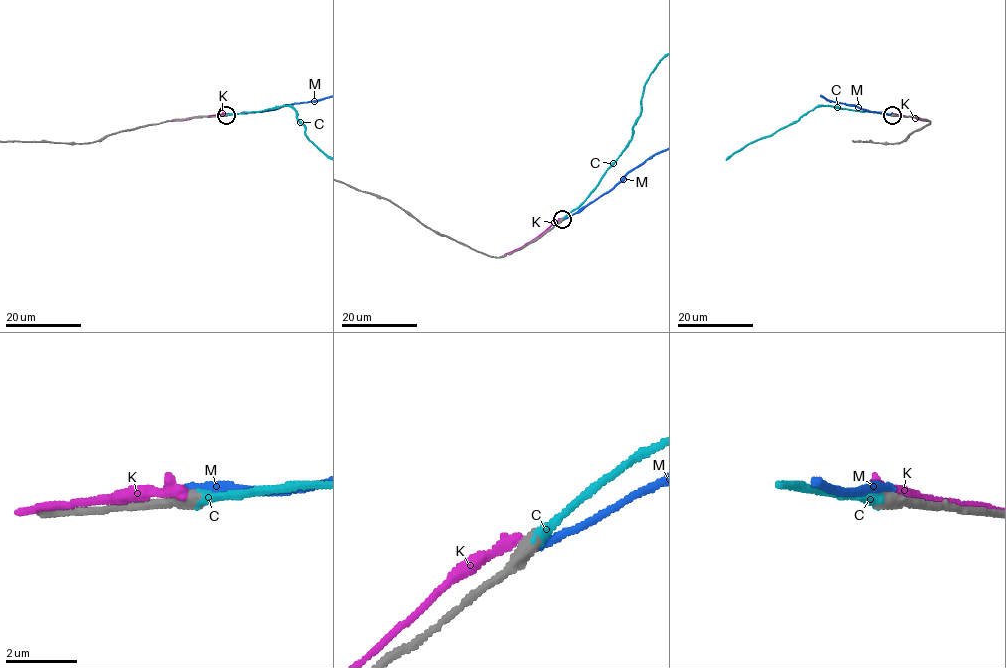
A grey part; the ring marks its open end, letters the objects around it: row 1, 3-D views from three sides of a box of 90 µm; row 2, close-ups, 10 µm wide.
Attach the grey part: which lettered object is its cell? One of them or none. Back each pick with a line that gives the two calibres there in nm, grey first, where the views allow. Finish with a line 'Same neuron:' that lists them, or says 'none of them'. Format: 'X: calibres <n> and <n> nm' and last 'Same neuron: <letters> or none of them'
C: calibres 480 and 280 nm
Same neuron: C

